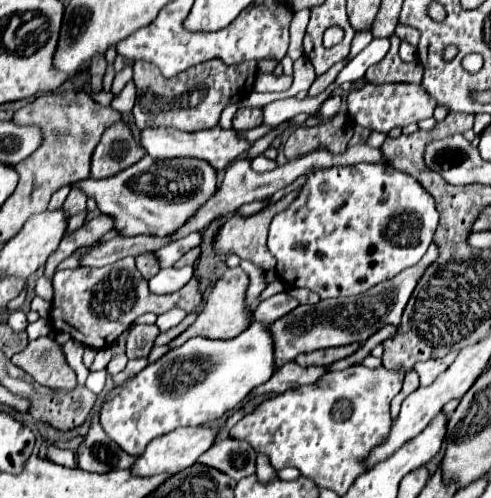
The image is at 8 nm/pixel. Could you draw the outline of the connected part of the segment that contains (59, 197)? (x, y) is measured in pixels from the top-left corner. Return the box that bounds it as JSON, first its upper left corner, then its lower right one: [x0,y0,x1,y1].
[49,186,69,212]

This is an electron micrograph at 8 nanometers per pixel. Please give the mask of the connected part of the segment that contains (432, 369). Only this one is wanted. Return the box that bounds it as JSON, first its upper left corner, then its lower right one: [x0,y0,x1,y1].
[415,352,457,386]

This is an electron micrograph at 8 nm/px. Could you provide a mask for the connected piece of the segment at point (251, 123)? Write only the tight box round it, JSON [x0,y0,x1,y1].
[233,108,261,130]

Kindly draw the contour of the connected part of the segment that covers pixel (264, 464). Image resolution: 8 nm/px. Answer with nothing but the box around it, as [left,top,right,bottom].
[257,454,277,482]

